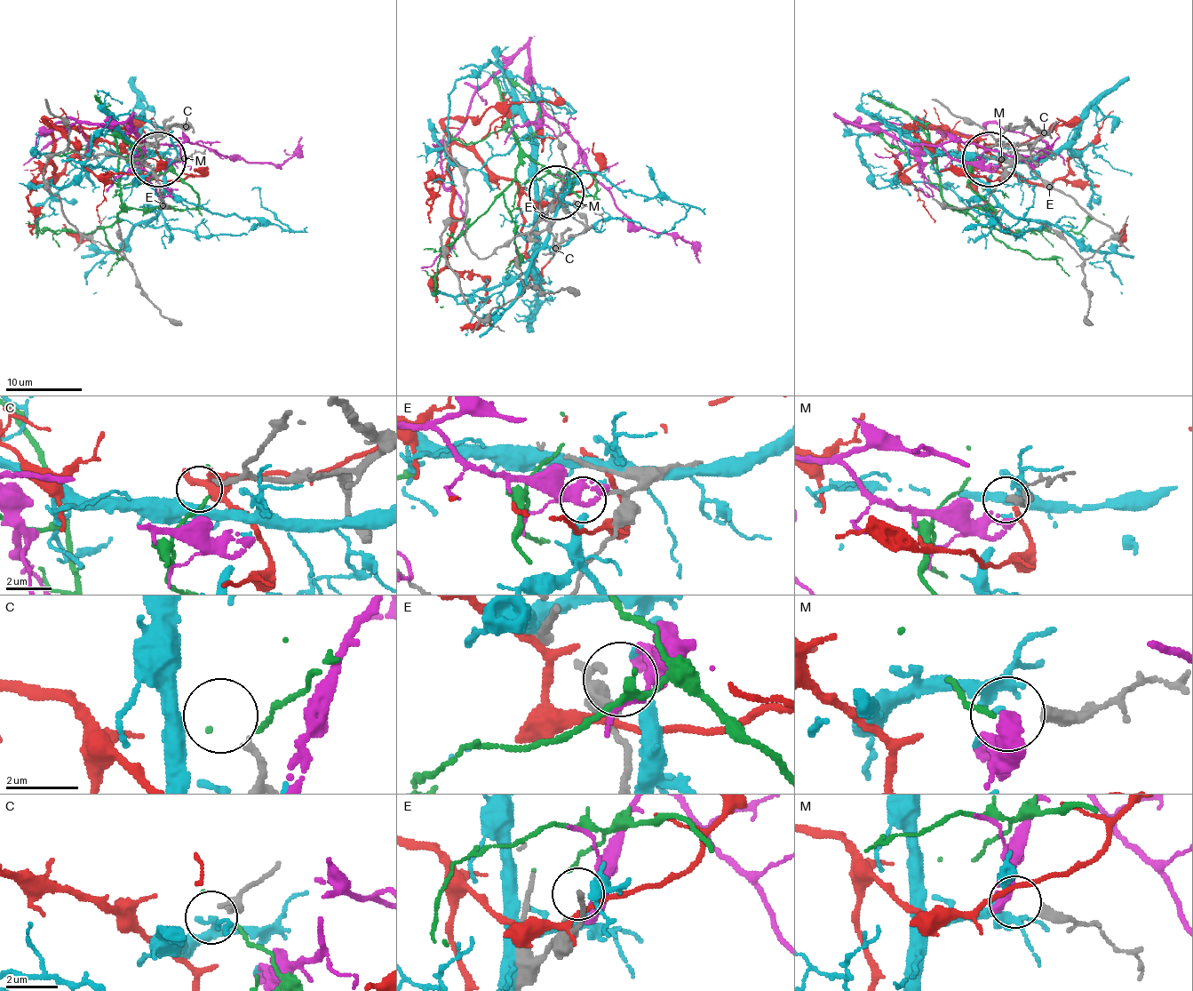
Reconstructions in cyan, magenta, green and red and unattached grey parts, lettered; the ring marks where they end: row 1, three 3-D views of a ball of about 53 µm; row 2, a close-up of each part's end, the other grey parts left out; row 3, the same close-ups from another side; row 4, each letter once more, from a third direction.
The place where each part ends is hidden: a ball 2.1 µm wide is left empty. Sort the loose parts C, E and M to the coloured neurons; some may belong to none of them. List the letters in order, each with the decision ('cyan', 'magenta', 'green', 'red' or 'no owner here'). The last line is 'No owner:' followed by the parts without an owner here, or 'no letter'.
C: no owner here
E: no owner here
M: cyan
No owner: C, E

